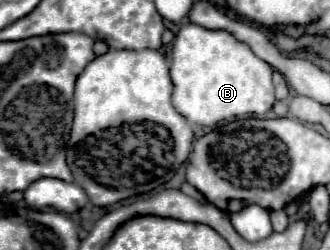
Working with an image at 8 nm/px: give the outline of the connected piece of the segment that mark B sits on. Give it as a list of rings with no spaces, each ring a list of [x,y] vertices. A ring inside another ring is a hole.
[[[188,22],[178,30],[172,48],[172,64],[170,64],[170,78],[174,84],[172,104],[188,122],[200,126],[214,126],[230,118],[262,118],[276,102],[272,72],[274,70],[268,62],[260,60],[256,54],[252,54],[252,50],[248,50],[248,46],[236,42],[236,38],[232,38],[228,32],[206,30],[202,26]]]

